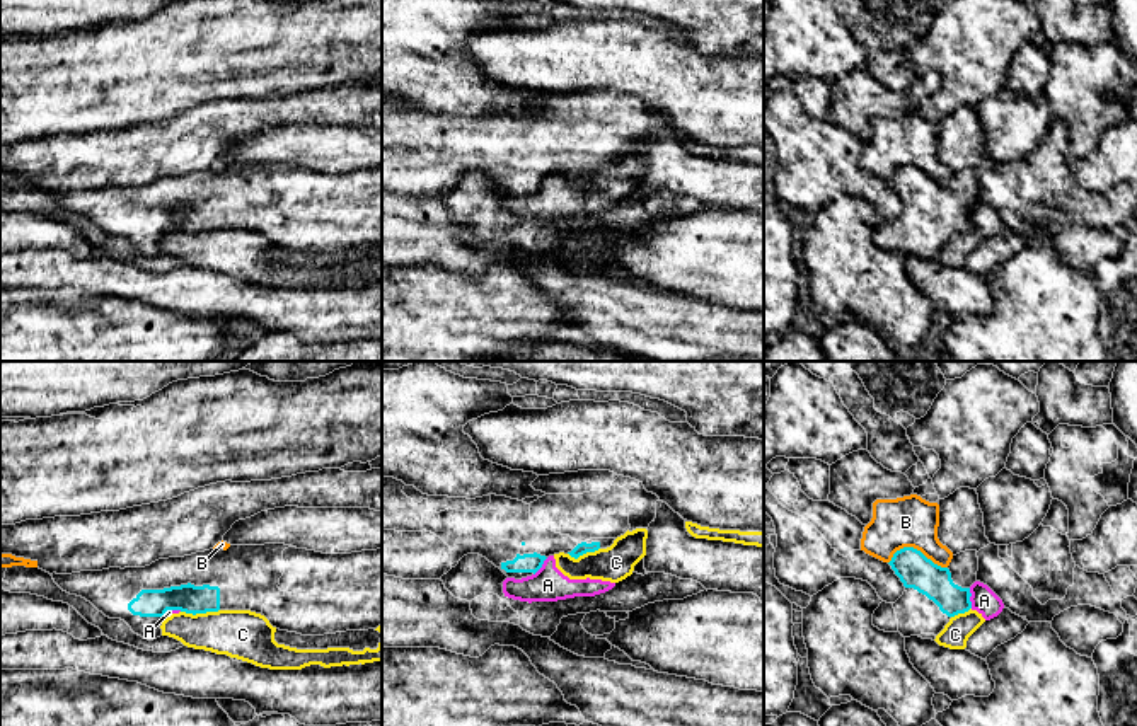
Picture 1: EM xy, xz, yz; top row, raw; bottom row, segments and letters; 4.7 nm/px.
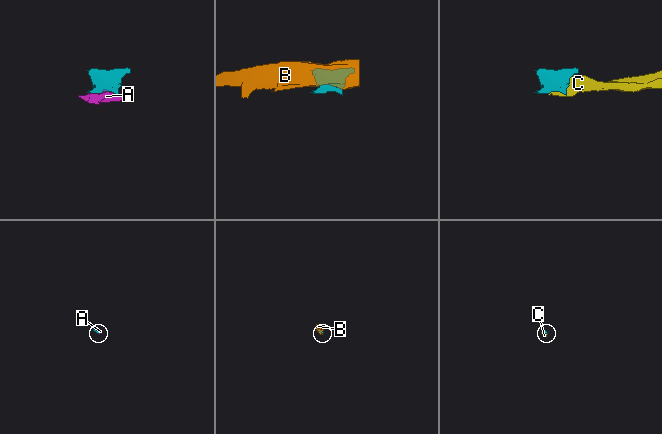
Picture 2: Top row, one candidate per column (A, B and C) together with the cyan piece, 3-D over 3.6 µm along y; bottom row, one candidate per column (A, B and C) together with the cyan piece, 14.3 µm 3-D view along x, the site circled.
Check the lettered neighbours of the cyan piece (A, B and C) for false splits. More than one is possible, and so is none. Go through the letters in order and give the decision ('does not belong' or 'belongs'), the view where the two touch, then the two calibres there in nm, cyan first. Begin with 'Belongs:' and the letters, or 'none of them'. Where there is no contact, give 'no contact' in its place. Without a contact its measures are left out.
Belongs: none of them
A: does not belong; contact in yz; calibres 160 and 120 nm
B: does not belong; contact in yz; calibres 160 and 240 nm
C: does not belong; contact in xy; calibres 140 and 240 nm

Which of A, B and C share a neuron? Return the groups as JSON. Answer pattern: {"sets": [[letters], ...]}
{"sets": [["A", "C"], ["B"]]}

